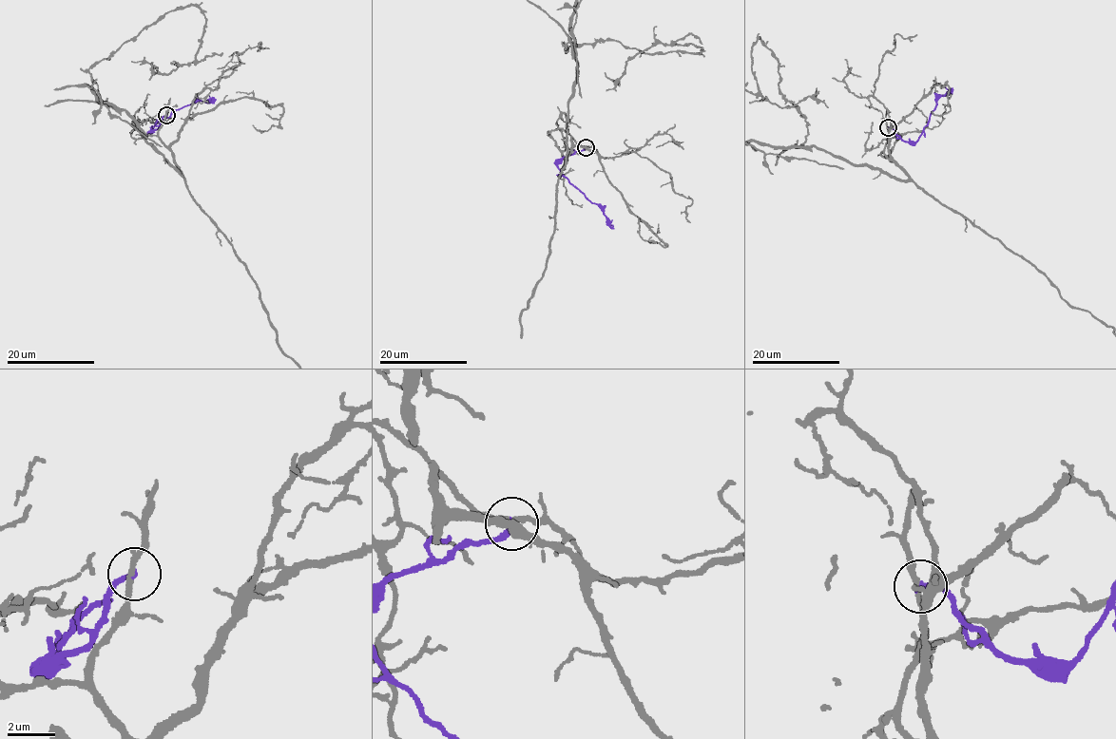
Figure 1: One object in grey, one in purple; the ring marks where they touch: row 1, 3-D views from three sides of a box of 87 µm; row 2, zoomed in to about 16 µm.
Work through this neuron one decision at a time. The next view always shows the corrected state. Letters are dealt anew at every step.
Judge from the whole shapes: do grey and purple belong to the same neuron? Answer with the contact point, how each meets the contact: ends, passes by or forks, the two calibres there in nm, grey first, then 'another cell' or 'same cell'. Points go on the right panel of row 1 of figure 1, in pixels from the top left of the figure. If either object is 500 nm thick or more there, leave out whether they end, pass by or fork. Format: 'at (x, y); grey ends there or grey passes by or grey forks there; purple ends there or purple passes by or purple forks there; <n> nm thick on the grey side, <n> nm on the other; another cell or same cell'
at (888, 127); grey passes by; purple ends there; 240 nm thick on the grey side, 240 nm on the other; another cell

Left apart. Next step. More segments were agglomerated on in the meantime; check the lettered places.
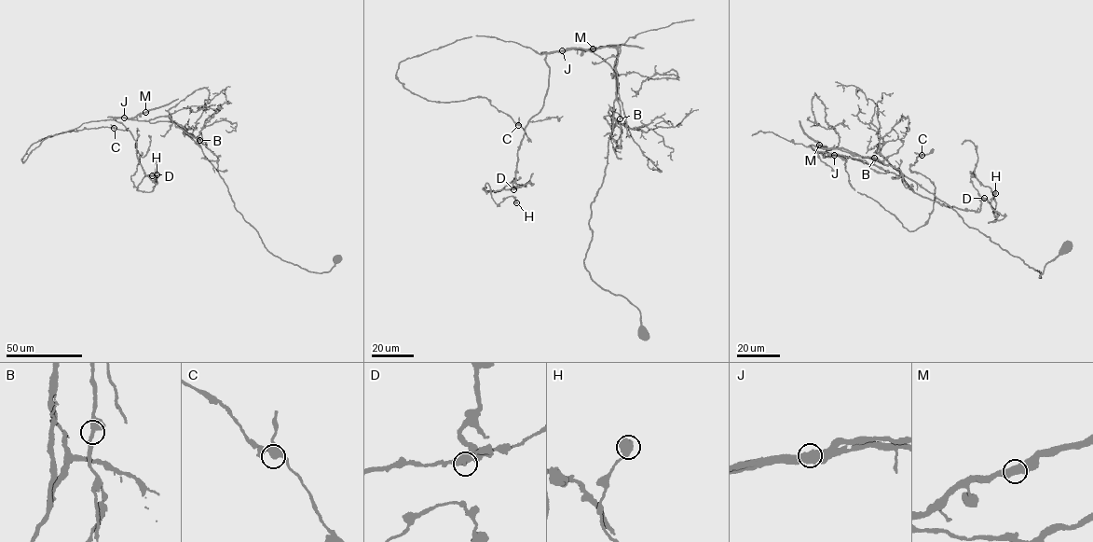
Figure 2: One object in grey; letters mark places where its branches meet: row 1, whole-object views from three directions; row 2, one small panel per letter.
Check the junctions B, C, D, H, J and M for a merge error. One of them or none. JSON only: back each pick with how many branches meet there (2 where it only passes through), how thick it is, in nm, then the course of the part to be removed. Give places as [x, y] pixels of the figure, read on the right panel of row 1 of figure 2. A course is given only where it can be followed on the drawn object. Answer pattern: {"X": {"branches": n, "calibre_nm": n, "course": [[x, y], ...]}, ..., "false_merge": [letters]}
{"J": {"branches": 2, "calibre_nm": 650, "course": [[834, 155], [826, 153], [826, 146], [808, 137], [799, 120]]}, "false_merge": ["J"]}

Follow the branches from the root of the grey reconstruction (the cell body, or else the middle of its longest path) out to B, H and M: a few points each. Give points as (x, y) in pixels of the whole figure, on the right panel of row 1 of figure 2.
B: (1066, 248), (1048, 262), (1039, 278), (1040, 271), (969, 228), (949, 205), (891, 165), (851, 153), (875, 158)
H: (1066, 248), (1039, 278), (891, 165), (823, 156), (949, 207), (985, 199), (990, 222), (995, 193)
M: (1066, 248), (1039, 278), (1040, 271), (969, 228), (891, 165), (842, 147), (824, 158), (828, 155), (819, 145)

